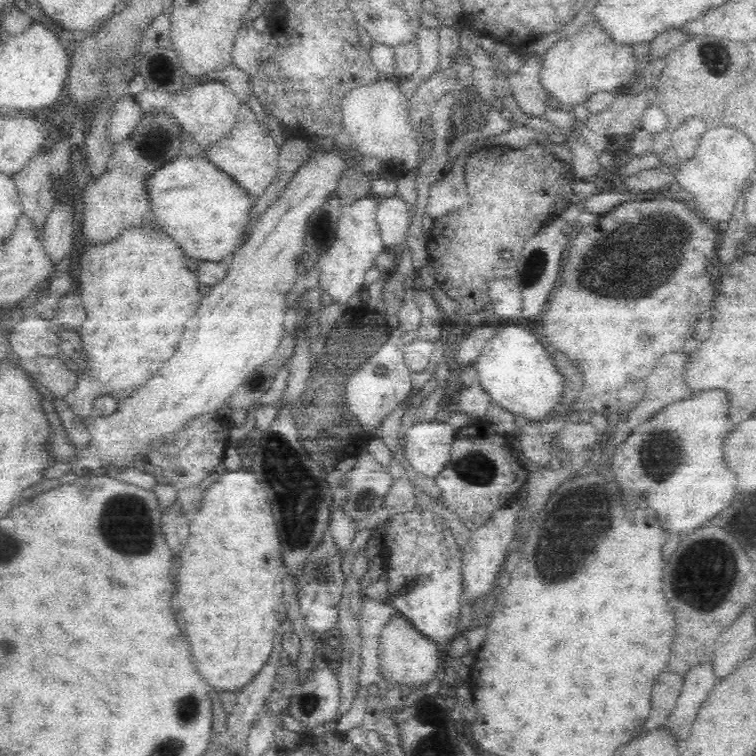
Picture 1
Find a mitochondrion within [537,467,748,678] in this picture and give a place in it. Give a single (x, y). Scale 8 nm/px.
(699, 580)

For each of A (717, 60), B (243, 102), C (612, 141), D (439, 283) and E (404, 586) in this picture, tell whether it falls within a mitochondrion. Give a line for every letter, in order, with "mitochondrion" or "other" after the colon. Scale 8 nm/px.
A: mitochondrion
B: other
C: other
D: other
E: mitochondrion

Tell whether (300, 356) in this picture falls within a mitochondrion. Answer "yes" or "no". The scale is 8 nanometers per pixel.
no

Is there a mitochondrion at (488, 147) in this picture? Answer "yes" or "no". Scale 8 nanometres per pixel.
no

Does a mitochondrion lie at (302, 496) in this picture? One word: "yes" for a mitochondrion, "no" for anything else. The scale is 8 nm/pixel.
yes

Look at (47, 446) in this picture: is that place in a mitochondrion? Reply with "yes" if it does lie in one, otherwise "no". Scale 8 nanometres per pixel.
no

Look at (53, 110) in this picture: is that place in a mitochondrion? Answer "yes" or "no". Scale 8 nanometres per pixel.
no

